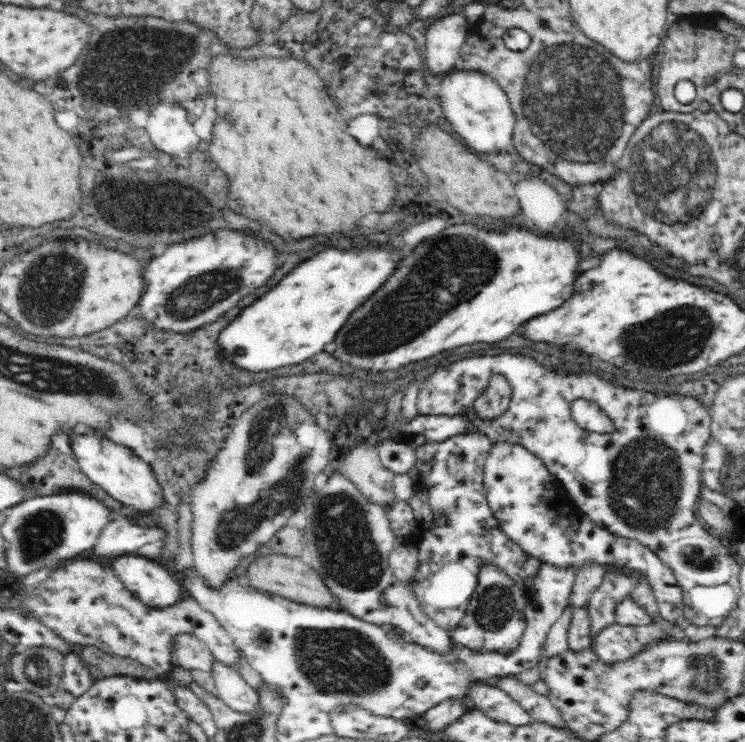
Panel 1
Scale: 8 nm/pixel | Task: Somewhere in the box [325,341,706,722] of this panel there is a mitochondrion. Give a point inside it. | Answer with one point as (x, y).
(646, 480)

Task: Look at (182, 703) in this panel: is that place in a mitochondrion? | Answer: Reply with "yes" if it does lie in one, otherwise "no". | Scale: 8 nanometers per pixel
no

